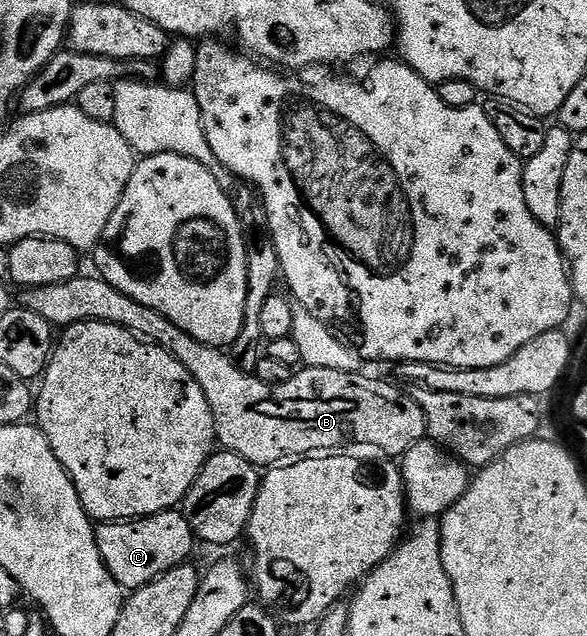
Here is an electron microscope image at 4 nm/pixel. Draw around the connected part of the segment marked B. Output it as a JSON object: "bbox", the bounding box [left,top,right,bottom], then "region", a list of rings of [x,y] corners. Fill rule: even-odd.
{"bbox":[20,276,427,468],"region":[[[79,276],[47,286],[32,286],[21,291],[20,302],[23,307],[54,328],[75,326],[81,322],[107,322],[129,330],[131,334],[141,336],[145,341],[161,346],[162,349],[180,360],[184,368],[200,384],[204,396],[208,400],[208,408],[212,408],[214,432],[217,441],[233,454],[244,456],[252,465],[259,468],[273,468],[291,460],[304,458],[328,458],[331,454],[349,454],[351,458],[361,458],[363,462],[373,463],[375,460],[398,460],[412,448],[412,444],[423,441],[427,437],[426,417],[409,393],[397,390],[390,382],[381,382],[378,378],[365,378],[365,373],[349,374],[336,372],[332,368],[299,369],[284,384],[269,386],[261,382],[253,373],[244,371],[237,361],[225,349],[208,344],[200,344],[188,332],[176,328],[172,320],[160,316],[152,308],[144,308],[144,304],[136,304],[132,296],[124,296],[112,284],[108,284],[101,276],[85,278]]]}

